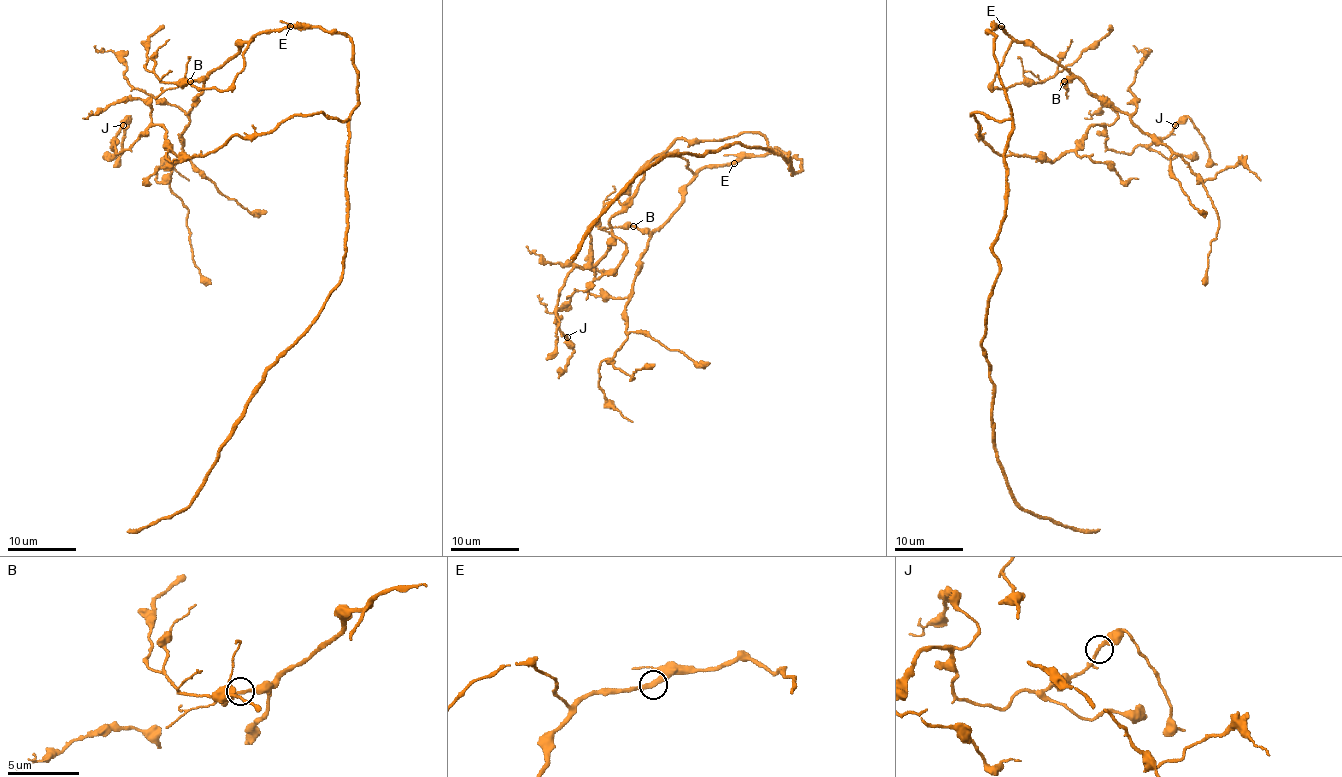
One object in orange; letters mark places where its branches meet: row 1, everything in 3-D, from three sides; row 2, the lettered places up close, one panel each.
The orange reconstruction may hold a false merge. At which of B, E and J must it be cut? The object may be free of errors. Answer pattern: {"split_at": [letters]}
{"split_at": []}

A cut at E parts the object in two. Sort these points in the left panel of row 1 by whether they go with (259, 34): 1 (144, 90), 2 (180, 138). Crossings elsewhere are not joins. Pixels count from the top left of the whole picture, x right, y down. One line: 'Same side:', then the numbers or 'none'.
Same side: 1, 2

